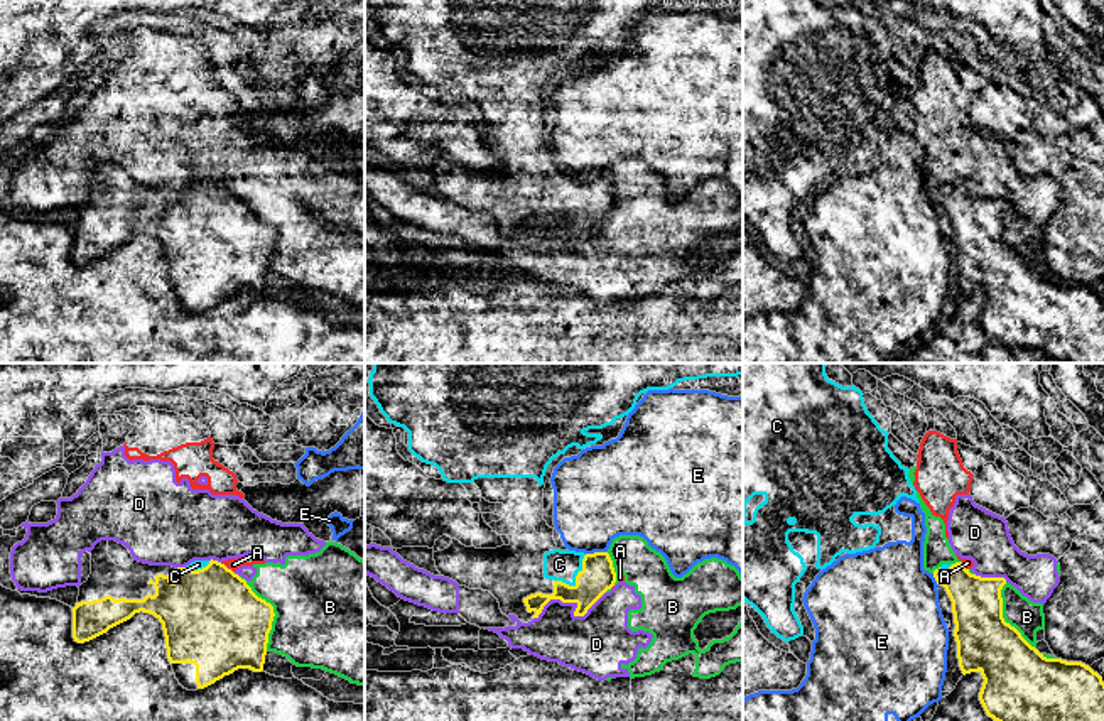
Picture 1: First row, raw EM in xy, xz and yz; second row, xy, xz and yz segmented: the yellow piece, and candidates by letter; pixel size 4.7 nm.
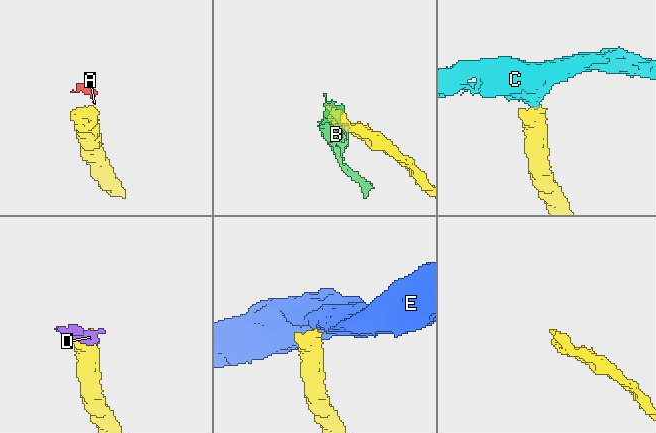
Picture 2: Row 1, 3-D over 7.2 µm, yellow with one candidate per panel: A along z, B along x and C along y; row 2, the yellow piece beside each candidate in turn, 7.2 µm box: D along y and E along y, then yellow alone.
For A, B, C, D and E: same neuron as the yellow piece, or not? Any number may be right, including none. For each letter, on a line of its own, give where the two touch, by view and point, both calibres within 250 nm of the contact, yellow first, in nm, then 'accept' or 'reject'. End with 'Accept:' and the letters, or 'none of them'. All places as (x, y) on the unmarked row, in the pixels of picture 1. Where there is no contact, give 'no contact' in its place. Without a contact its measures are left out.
A: contact xy (225, 188); calibres 460 and 60 nm; reject
B: contact xy (272, 233); calibres 440 and 480 nm; reject
C: contact xz (576, 201); calibres 160 and 140 nm; accept
D: contact xz (574, 223); calibres 160 and 300 nm; reject
E: contact xz (596, 174); calibres 160 and 400 nm; reject
Accept: C

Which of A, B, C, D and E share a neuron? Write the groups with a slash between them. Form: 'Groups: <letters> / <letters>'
Groups: A B D / C / E

